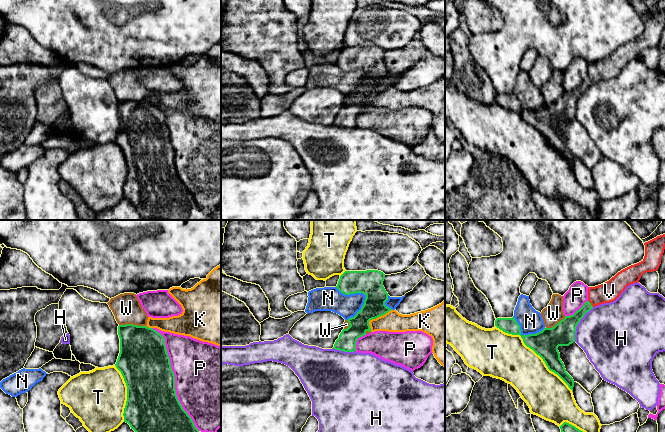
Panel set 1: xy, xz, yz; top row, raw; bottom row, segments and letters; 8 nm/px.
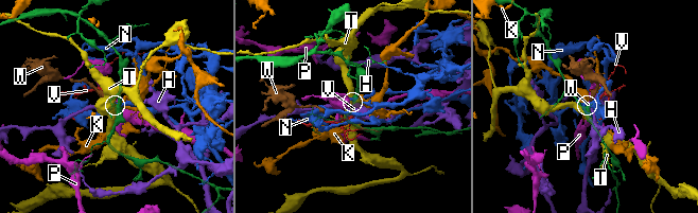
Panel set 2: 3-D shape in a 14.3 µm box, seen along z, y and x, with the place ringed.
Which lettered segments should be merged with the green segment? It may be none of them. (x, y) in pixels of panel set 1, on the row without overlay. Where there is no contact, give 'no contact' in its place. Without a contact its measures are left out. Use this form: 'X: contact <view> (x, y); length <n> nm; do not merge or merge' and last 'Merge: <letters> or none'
H: contact yz (577, 100); length 320 nm; do not merge
K: contact xz (375, 94); length 260 nm; do not merge
N: contact xz (363, 69); length 280 nm; do not merge
P: contact xy (174, 154); length 900 nm; do not merge
T: contact yz (535, 128); length 800 nm; do not merge
V: contact yz (590, 79); length 70 nm; merge
W: contact xy (132, 100); length 220 nm; do not merge
Merge: V

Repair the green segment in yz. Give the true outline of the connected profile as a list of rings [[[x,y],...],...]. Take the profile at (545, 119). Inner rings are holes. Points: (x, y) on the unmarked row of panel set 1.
[[[665,10],[645,18],[644,35],[618,48],[609,57],[588,65],[588,77],[573,91],[565,92],[552,104],[544,104],[536,110],[522,111],[520,101],[514,93],[497,94],[495,102],[505,109],[520,111],[524,120],[539,131],[548,145],[557,150],[572,166],[573,154],[566,148],[560,135],[559,122],[575,118],[576,103],[584,91],[593,83],[615,77],[630,60],[639,58],[646,48],[657,47],[665,25]]]

